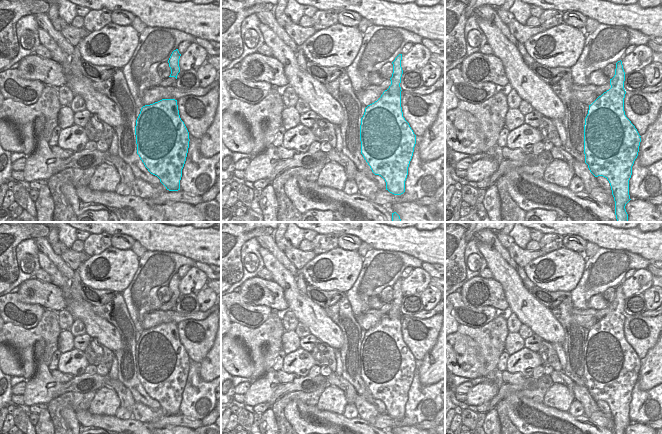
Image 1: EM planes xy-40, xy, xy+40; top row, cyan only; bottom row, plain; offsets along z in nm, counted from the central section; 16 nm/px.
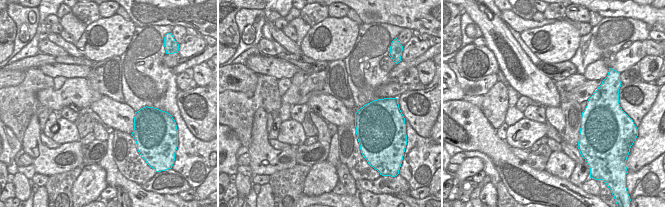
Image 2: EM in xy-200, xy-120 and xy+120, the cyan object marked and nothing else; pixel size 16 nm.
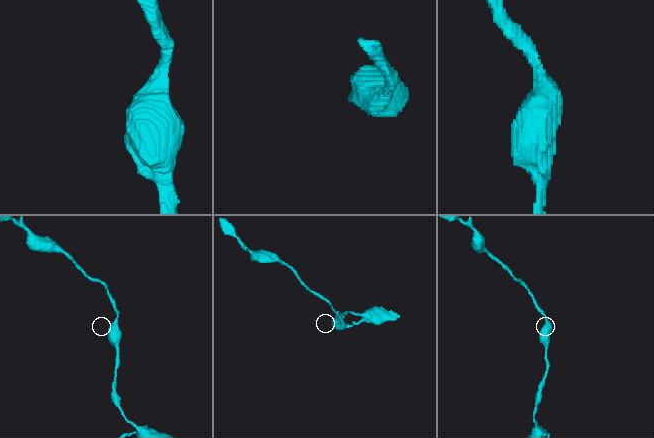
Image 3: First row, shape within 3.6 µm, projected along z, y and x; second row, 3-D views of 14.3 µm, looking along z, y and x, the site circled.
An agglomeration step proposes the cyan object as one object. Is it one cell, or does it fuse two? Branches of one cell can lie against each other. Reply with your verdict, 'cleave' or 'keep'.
keep

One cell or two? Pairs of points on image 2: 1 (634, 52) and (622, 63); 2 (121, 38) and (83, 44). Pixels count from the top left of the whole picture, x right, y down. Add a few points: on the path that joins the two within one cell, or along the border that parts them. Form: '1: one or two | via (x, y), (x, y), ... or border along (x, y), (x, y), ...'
1: one | via (632, 55), (625, 60)
2: one | via (112, 38), (102, 46), (92, 46)

